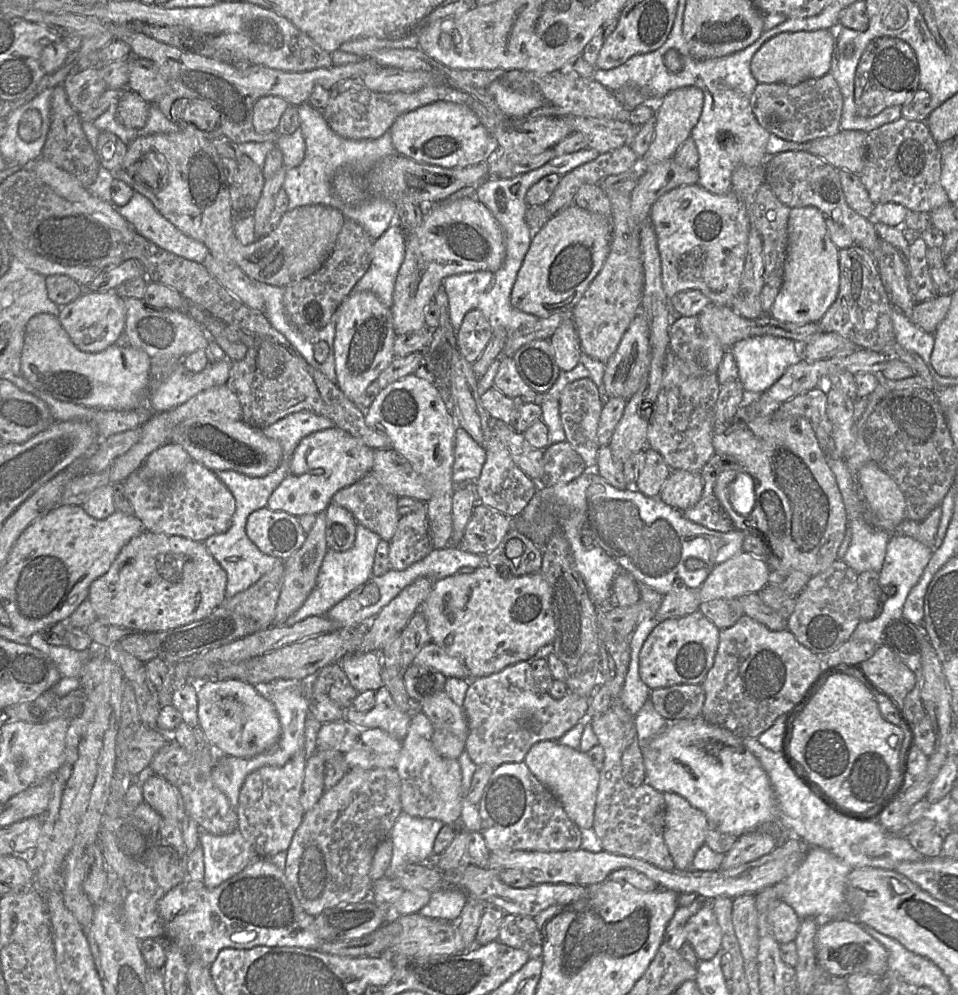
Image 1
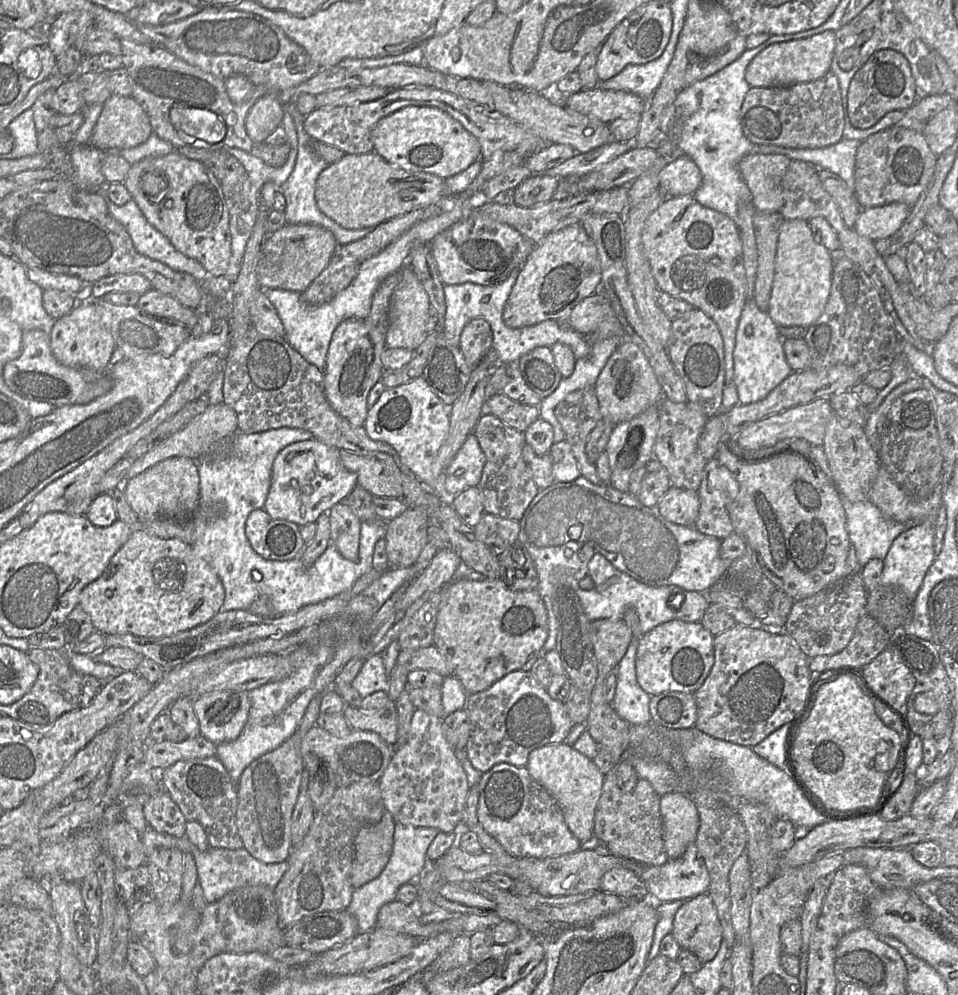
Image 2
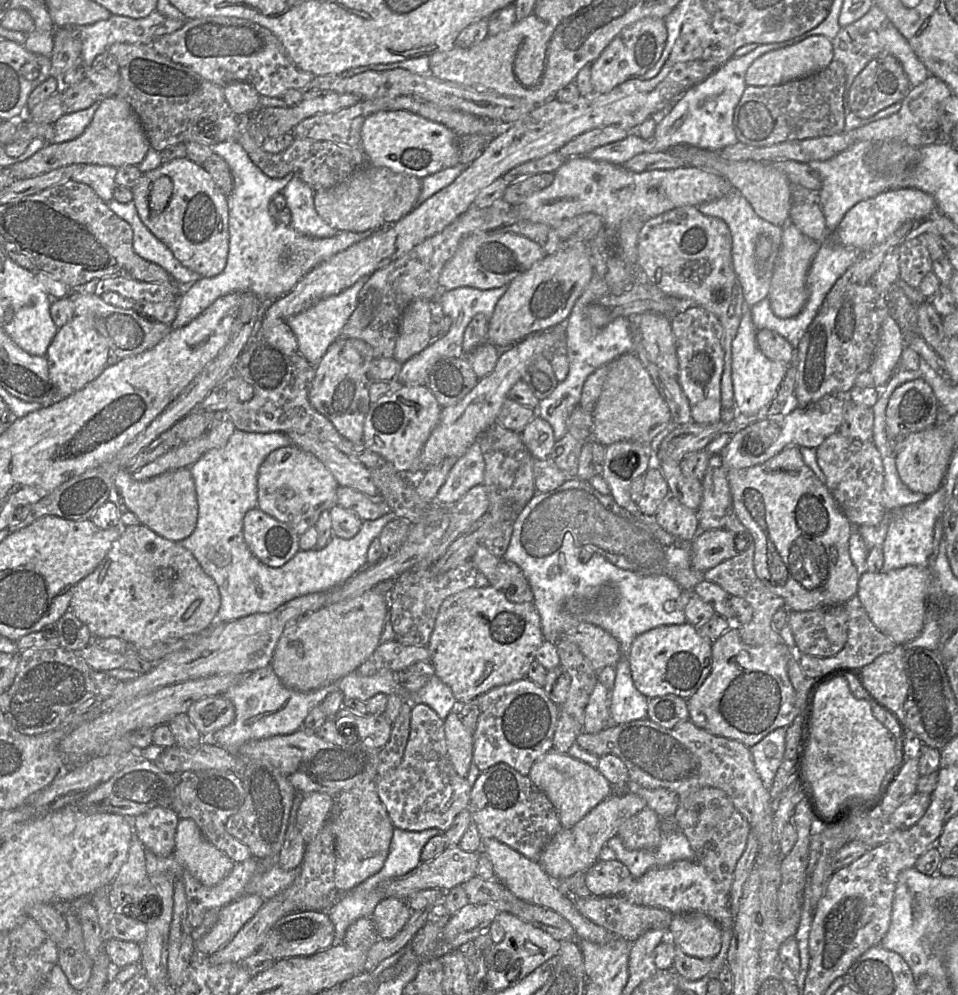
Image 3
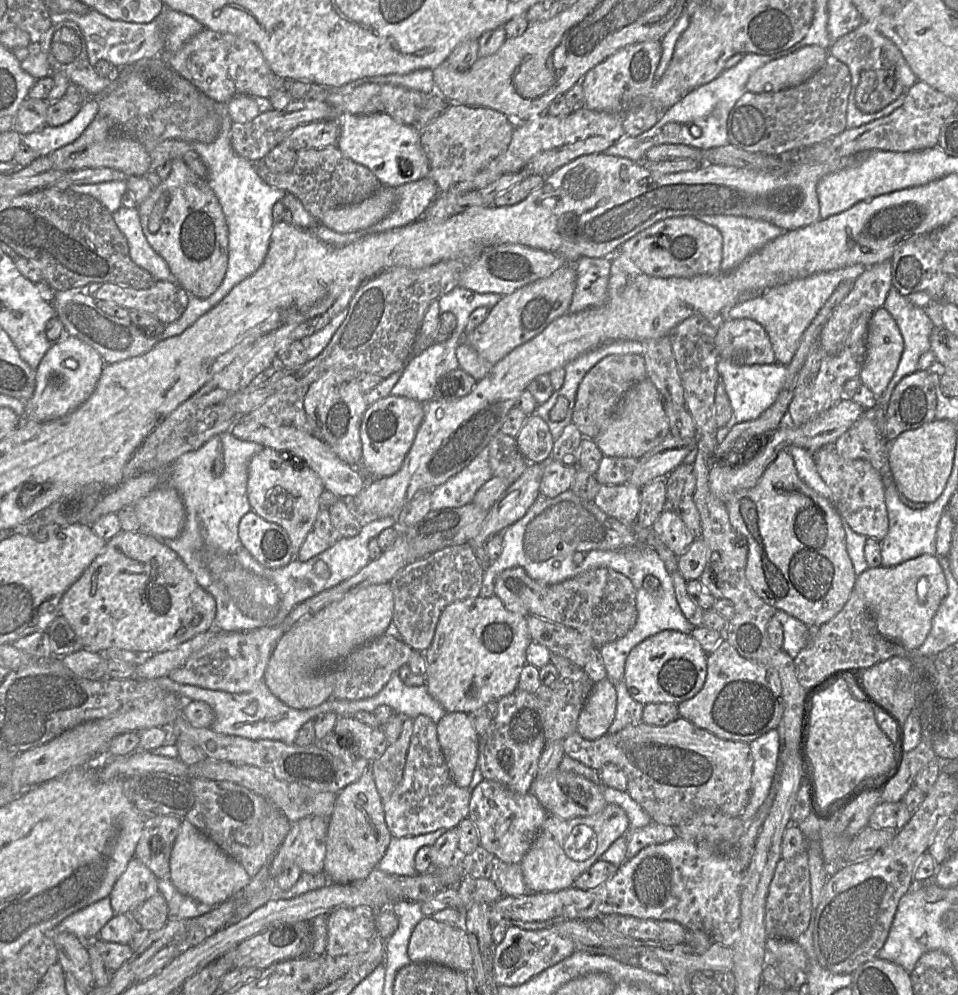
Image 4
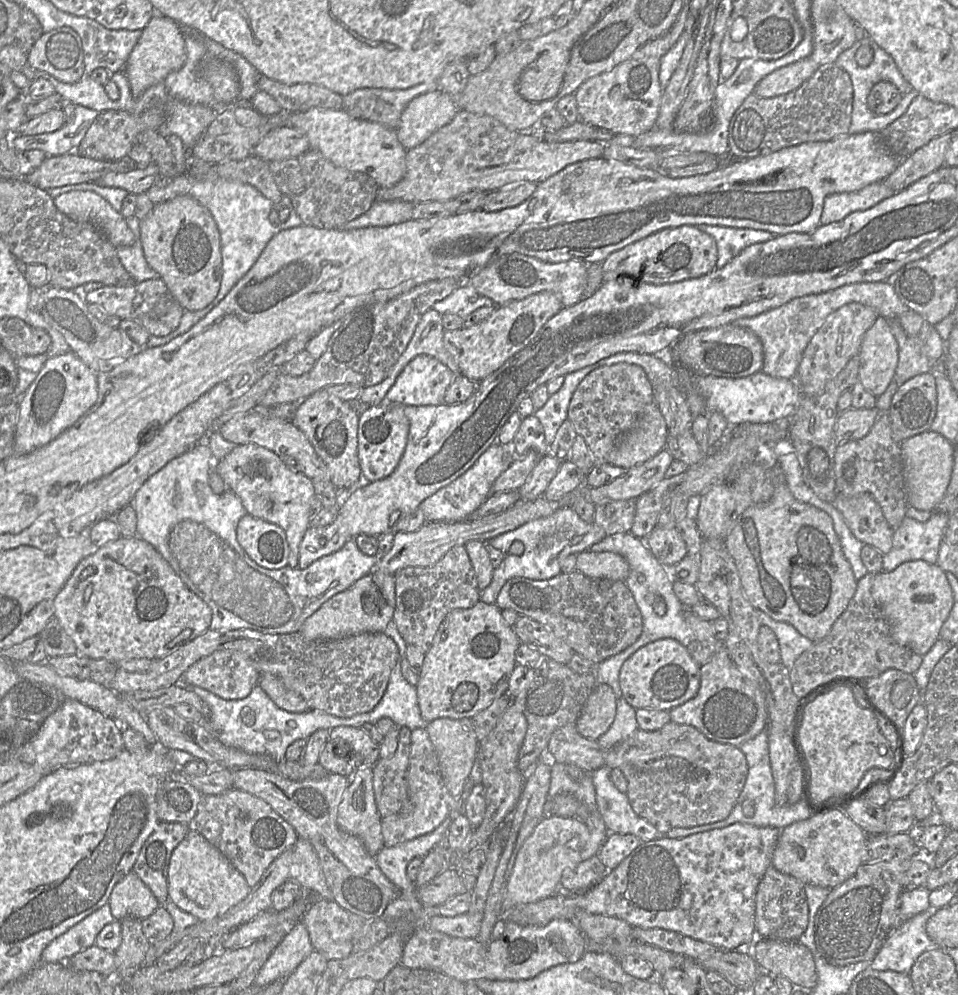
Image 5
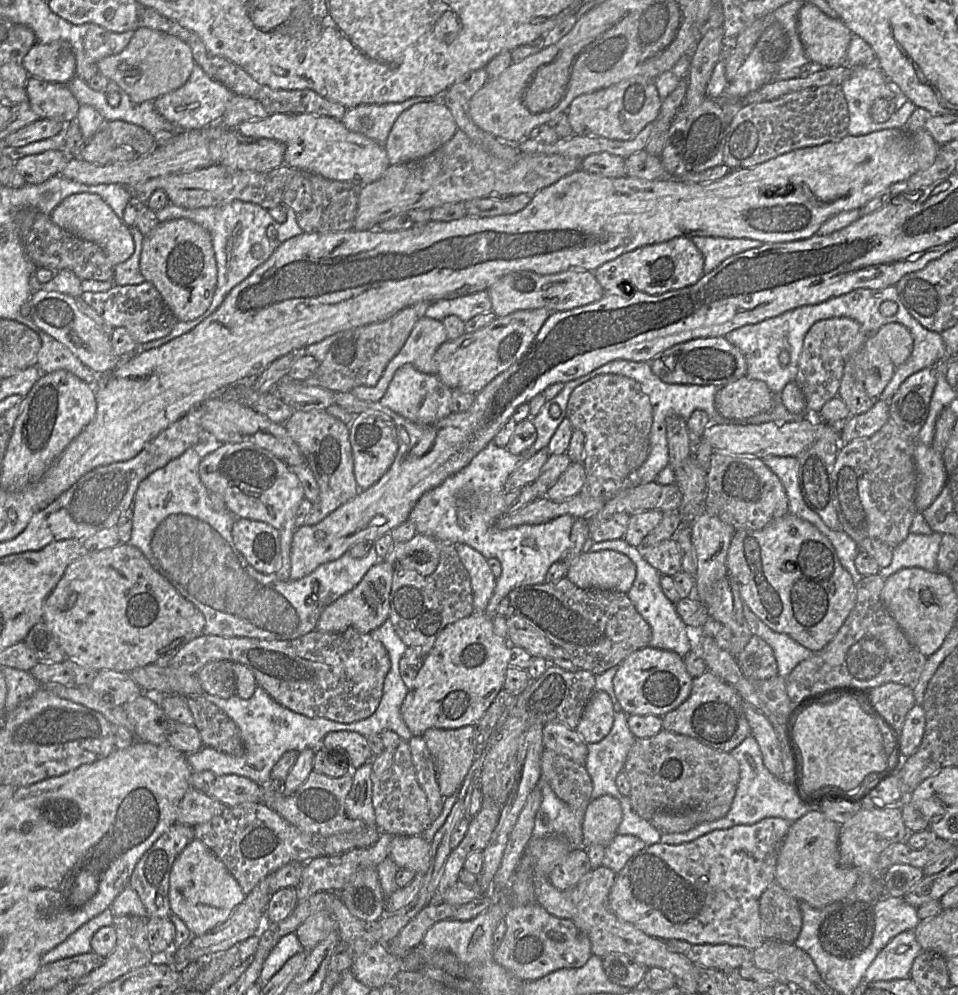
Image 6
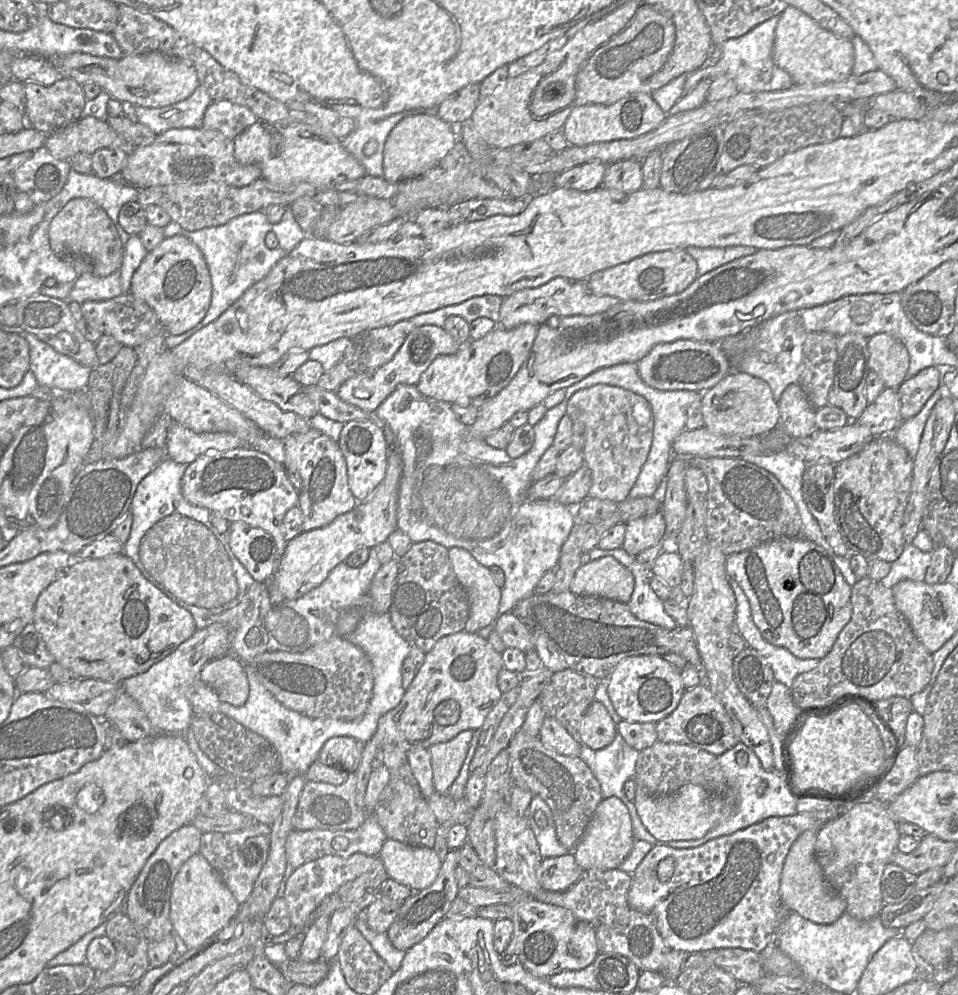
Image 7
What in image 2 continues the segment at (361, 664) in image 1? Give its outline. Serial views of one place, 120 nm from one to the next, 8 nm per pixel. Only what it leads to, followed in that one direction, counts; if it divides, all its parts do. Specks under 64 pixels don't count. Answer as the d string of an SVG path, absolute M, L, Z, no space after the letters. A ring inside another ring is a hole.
M395 640L380 654L372 655L364 661L351 684L362 698L376 691L388 693L391 670L397 663L400 650L398 640Z

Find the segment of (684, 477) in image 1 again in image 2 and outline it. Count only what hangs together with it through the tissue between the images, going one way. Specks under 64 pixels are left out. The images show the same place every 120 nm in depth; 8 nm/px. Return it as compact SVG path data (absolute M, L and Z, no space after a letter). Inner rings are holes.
M670 486L657 504L660 515L667 521L694 526L699 513L698 491Z

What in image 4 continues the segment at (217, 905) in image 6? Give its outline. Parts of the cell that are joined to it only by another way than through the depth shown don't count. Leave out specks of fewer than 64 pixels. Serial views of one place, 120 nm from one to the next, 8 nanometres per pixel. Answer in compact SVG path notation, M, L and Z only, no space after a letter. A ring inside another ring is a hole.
M182 819L170 855L169 880L182 894L216 906L244 889L250 882L250 876L240 863L224 853L193 824Z

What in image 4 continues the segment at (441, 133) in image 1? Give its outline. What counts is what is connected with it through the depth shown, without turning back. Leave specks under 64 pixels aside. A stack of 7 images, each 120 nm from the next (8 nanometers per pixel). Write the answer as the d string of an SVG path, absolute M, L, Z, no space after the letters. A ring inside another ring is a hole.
M340 112L335 116L340 126L336 147L352 161L367 167L382 186L398 187L425 178L429 161L420 143L421 131L404 125L385 113L354 115Z

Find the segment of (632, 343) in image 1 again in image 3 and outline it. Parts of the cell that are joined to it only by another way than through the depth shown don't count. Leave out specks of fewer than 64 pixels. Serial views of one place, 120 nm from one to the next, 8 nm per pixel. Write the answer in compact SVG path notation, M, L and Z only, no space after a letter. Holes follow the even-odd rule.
M625 353L608 364L609 370L593 411L592 440L603 446L618 441L656 443L669 429L670 410L637 356Z

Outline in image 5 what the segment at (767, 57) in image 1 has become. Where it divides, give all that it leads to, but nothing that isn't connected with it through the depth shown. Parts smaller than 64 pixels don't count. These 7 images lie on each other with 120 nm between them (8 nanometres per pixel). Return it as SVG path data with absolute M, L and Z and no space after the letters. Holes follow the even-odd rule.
M810 57L779 68L757 83L753 94L761 98L773 98L790 93L806 82L819 65Z

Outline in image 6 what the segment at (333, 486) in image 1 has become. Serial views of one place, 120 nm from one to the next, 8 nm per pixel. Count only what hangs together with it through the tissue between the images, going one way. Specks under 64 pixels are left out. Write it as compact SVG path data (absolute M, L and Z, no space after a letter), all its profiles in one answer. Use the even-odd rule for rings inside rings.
M223 443L202 457L198 469L201 482L208 492L223 497L227 511L236 519L264 522L275 528L280 537L281 566L275 573L281 581L290 579L290 549L296 530L295 516L304 499L303 488L290 467L269 451L252 443Z

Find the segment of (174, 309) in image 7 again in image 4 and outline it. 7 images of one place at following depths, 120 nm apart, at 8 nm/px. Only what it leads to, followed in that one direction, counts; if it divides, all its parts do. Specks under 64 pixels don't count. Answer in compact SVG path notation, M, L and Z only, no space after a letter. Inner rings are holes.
M175 158L168 177L151 189L137 208L144 236L166 261L176 283L190 296L207 298L212 295L222 283L227 269L228 230L222 208L206 178L196 175L182 159ZM163 193L168 193L170 200L160 229L152 233L148 228L150 215Z

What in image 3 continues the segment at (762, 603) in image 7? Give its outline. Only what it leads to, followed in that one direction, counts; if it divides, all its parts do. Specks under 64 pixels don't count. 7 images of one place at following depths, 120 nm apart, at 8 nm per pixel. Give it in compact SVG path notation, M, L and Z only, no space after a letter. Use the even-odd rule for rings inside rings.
M799 447L785 448L763 464L727 469L726 475L732 495L732 510L753 538L755 573L771 592L784 599L786 609L808 611L841 605L856 594L860 576L850 557L848 543L852 523L826 485L805 464Z

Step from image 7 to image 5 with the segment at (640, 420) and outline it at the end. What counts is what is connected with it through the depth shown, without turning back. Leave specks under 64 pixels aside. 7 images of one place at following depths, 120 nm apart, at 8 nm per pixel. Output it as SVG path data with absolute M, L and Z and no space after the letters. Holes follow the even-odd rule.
M617 363L595 369L580 382L569 404L568 419L577 435L585 439L595 465L602 465L608 463L609 454L620 437L635 426L644 409L654 402L654 391L643 368L634 364Z

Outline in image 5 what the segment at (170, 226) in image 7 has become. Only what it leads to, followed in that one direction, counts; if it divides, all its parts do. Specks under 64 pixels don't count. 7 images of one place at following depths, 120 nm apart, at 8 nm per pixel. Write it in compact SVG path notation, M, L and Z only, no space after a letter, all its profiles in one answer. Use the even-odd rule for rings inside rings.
M188 169L181 175L171 179L166 186L152 185L146 192L155 205L176 196L190 196L204 206L213 217L220 235L222 278L216 298L207 307L197 311L184 310L177 328L166 336L151 336L144 348L153 348L167 344L172 339L187 332L198 321L205 317L228 294L232 287L251 269L258 260L269 240L279 230L300 226L301 219L293 209L288 209L290 215L278 227L273 227L269 214L274 205L256 188L249 184L228 181L217 178L199 178L188 175Z

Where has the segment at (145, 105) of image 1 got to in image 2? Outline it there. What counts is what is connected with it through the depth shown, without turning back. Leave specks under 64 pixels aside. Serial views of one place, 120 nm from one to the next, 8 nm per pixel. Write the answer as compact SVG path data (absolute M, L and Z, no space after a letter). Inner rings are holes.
M111 95L103 104L89 143L101 151L121 151L143 143L151 133L148 115L132 96Z

